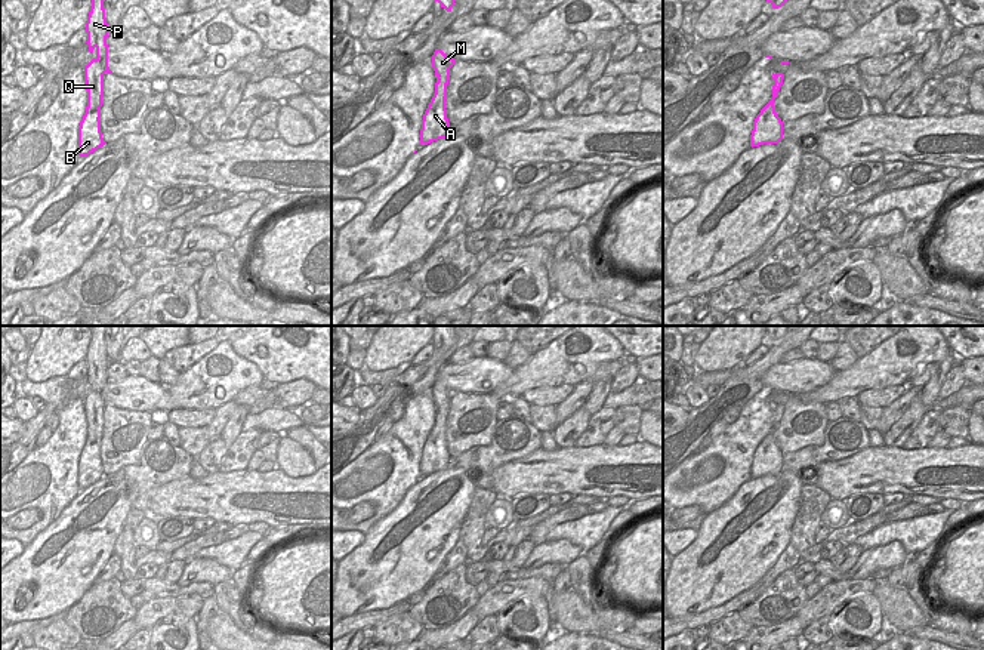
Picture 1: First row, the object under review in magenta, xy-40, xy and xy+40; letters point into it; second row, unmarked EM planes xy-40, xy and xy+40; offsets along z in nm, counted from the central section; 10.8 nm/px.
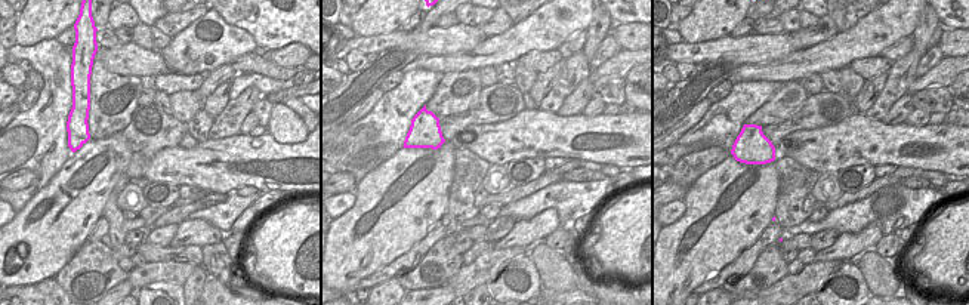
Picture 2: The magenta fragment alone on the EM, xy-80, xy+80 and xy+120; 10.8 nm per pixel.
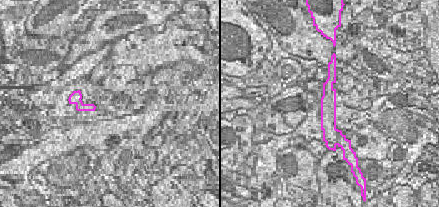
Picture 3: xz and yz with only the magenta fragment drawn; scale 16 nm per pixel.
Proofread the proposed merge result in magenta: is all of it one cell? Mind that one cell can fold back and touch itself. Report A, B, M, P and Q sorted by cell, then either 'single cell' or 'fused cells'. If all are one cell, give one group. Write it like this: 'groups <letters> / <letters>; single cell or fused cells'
groups A B M P Q; single cell

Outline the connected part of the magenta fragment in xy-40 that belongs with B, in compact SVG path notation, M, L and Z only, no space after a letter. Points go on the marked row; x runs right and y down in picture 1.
M92 0L92 7L86 22L89 52L96 52L96 58L84 67L84 81L87 90L87 107L78 127L78 155L84 157L104 147L101 132L101 107L104 96L104 74L114 74L108 67L107 37L109 27L105 18L104 0Z

